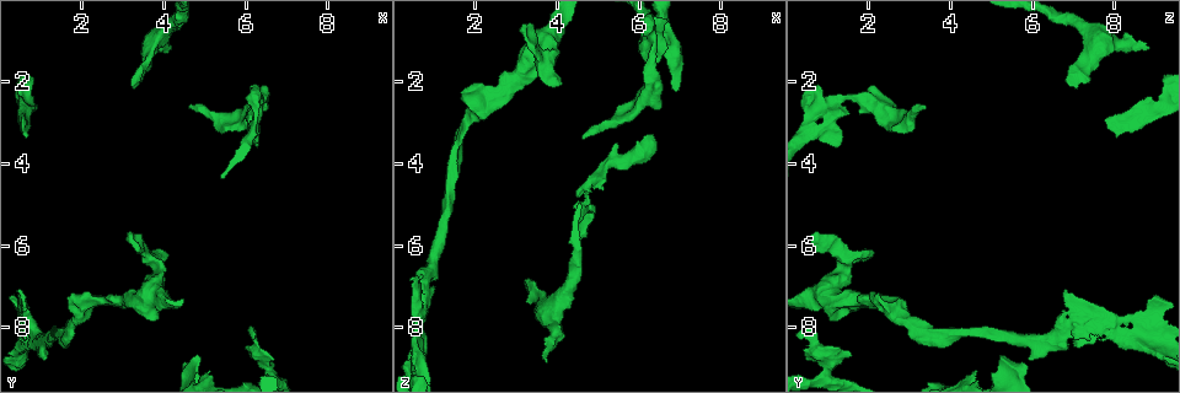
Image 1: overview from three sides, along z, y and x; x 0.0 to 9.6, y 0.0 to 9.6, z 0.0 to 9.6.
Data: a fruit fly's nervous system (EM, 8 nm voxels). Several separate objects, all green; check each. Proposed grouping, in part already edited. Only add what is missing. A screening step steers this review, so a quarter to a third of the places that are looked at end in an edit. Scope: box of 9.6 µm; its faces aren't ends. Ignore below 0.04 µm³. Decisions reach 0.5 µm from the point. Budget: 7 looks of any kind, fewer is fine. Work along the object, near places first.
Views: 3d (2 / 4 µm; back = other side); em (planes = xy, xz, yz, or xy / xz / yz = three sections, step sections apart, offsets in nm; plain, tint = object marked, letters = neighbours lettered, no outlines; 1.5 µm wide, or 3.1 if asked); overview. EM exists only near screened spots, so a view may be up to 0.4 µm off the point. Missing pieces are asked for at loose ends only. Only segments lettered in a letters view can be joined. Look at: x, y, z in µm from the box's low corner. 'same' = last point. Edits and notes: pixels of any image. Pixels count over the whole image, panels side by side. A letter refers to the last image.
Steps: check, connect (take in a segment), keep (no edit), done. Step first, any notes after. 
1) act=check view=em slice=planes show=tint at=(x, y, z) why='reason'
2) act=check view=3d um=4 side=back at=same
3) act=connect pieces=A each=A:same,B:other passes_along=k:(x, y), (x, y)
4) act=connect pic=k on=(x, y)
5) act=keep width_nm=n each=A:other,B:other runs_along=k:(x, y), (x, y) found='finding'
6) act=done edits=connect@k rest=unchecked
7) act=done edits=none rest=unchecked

act=check view=3d um=2 at=(4.60, 2.60, 3.35) why='free end'

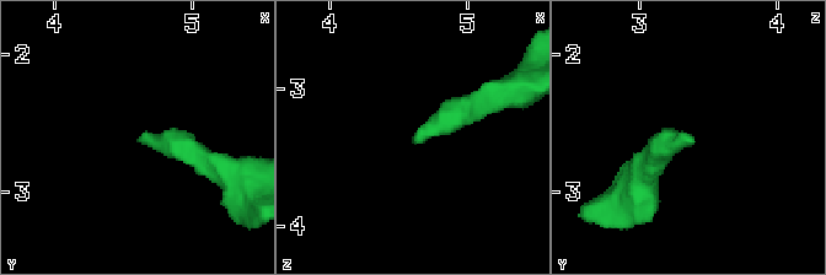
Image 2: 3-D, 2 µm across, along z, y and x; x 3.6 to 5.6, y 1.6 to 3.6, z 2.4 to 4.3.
act=check view=em slice=yz step=8 show=tint at=(4.64, 2.62, 3.38)

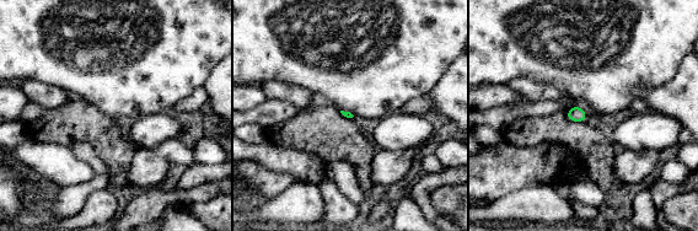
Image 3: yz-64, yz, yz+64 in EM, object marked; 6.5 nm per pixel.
act=check view=em slice=xy step=4 show=letters at=same

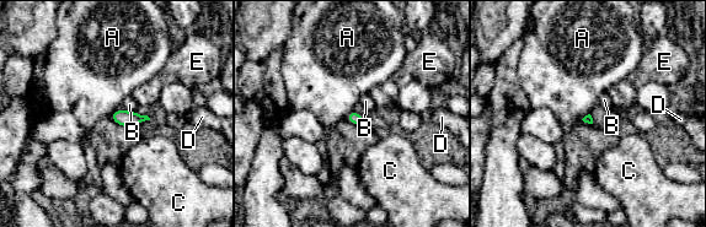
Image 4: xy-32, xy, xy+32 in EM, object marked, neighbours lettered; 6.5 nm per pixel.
act=keep each=A:other,B:other,C:other,D:other,E:other found='no lettered segment goes on from it'

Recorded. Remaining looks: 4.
act=check view=3d um=2 at=(6.30, 3.50, 0.95) why='an open end'

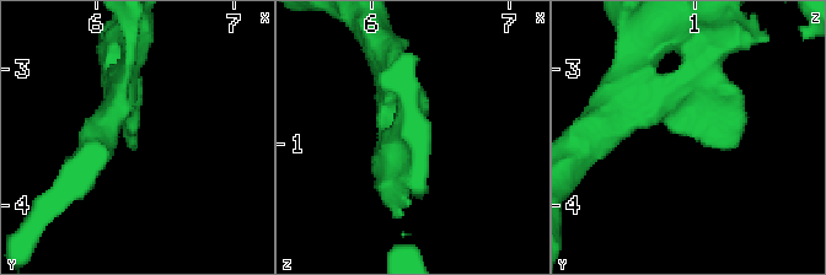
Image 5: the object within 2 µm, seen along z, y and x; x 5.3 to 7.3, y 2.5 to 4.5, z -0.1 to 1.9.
act=check view=em slice=planes show=letters at=(6.26, 3.50, 1.00) why='shape alone is not enough'

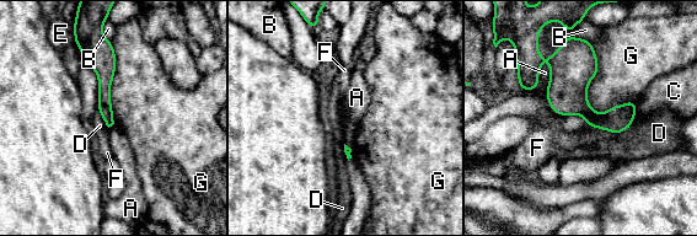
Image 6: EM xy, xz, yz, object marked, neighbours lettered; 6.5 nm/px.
act=keep each=A:other,B:other,C:other,D:other,E:other,F:other,G:other runs_along=6:(107, 44), (105, 110), (110, 122) found='no lettered segment goes on from it'

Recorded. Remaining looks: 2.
act=done edits=none rest=unchecked

